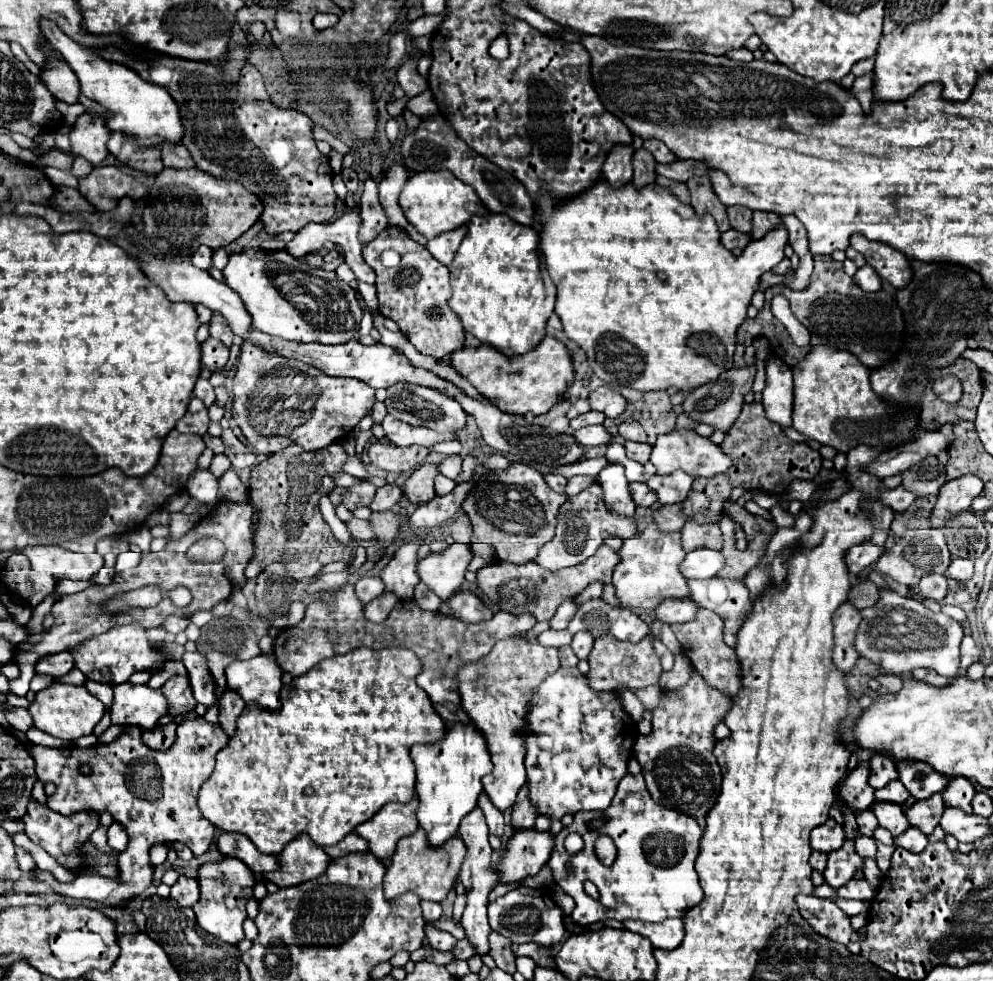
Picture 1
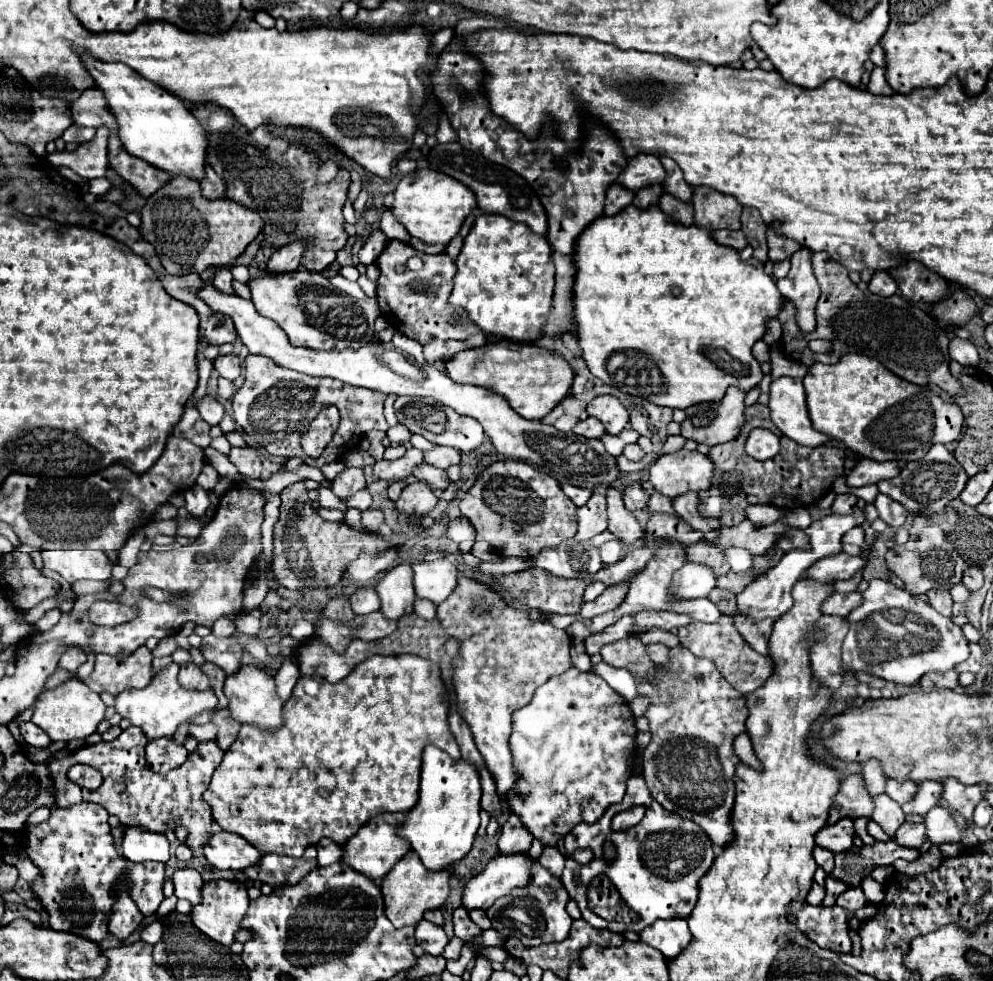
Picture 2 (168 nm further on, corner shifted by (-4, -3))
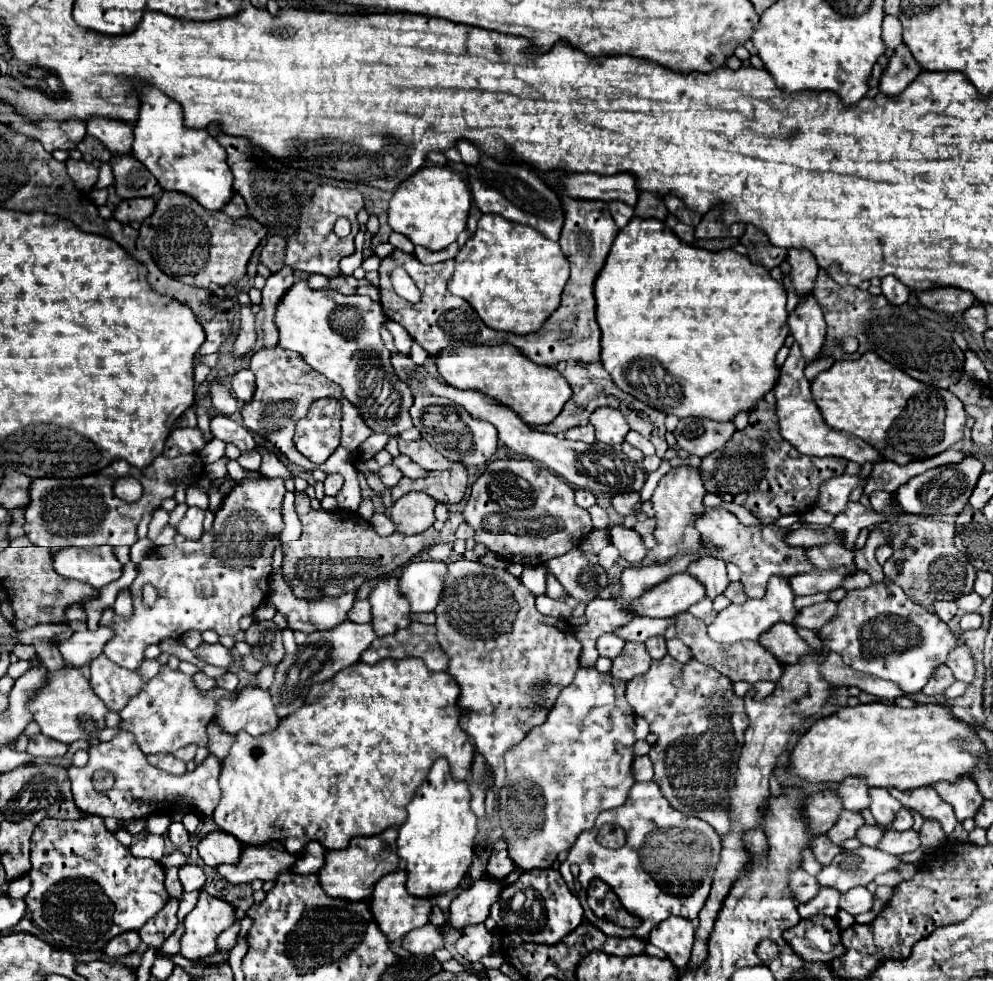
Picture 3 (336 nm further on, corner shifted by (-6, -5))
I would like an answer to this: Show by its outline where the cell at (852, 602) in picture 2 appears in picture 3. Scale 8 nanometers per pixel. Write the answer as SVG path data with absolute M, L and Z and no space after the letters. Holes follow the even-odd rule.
M823 602L823 604L813 604L809 608L803 608L801 612L797 612L793 624L801 626L801 628L809 628L809 630L821 630L823 624L827 624L833 616L833 612L837 610L837 602Z

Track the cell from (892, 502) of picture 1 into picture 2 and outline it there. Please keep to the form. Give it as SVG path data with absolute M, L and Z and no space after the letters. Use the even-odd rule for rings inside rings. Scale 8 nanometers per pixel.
M883 494L877 496L875 508L879 510L879 518L881 518L887 526L893 526L893 528L903 526L905 520L907 520L907 516L909 516L909 512L907 512L907 508L905 508L903 504L899 504L899 502L895 502L893 498L883 496Z

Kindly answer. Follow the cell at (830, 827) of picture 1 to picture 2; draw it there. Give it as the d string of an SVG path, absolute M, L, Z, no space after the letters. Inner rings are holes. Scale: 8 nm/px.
M841 818L835 824L823 826L823 830L819 830L819 834L815 834L815 842L817 842L817 846L821 846L833 854L839 854L853 846L853 834L855 834L853 820Z

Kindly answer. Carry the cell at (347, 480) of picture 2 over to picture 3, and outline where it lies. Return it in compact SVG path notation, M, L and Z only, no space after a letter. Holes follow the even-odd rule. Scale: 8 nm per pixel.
M329 474L329 476L325 478L325 494L327 494L327 496L335 496L335 494L341 490L341 486L343 486L343 478L341 478L341 476Z

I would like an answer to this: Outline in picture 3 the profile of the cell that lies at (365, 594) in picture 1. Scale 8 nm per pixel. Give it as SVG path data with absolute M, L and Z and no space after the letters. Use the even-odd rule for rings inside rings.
M355 600L353 608L349 610L347 614L347 620L351 622L357 622L357 624L365 624L365 622L371 622L371 604L369 600Z

